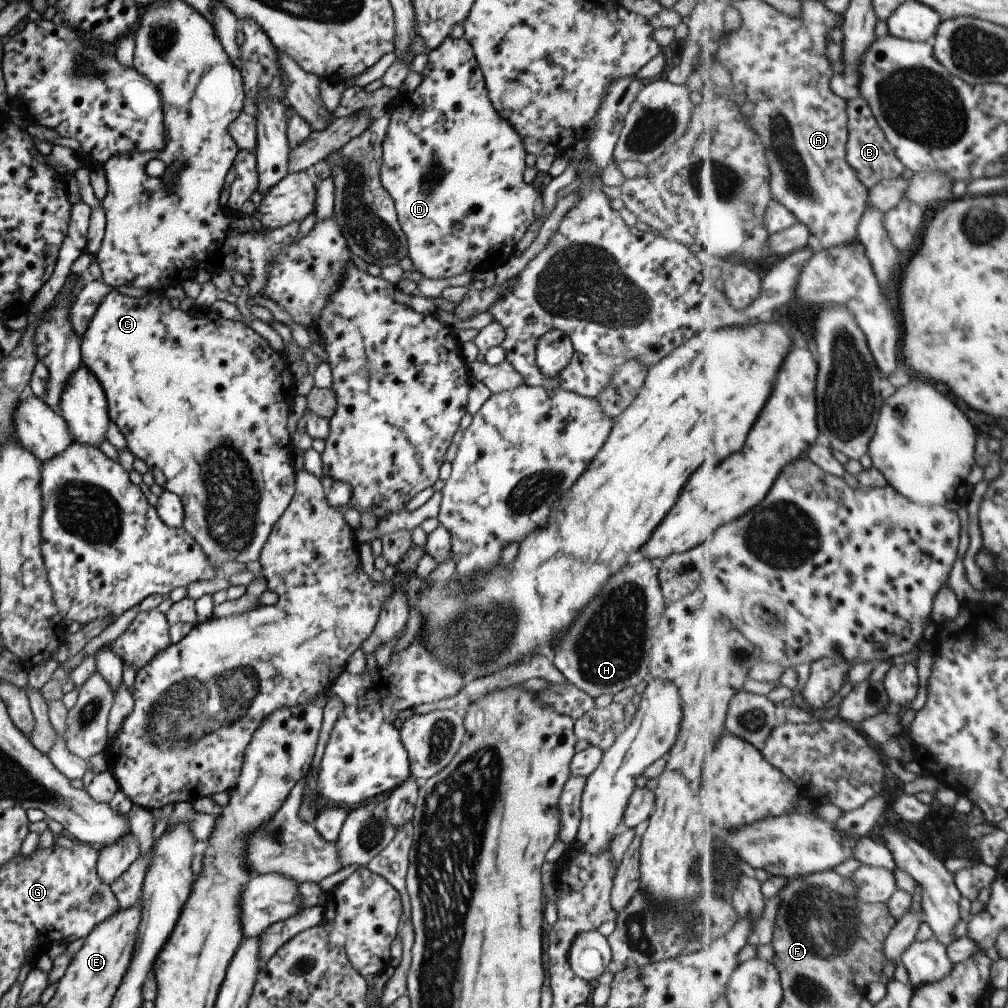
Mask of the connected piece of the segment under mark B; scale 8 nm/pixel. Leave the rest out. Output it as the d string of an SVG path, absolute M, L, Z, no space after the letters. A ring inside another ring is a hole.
M858 96L848 101L848 118L850 141L847 143L847 160L857 170L859 180L870 190L884 180L901 177L906 166L899 160L875 116L874 109L869 106L865 98Z

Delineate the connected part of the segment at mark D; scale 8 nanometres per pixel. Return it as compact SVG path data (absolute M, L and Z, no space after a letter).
M447 36L426 55L427 63L419 72L419 86L389 104L389 110L400 108L406 115L393 114L387 124L379 180L393 200L399 228L408 241L407 257L413 271L436 280L465 271L494 270L515 255L517 242L541 214L544 208L541 193L523 182L526 154L523 142L491 106L469 42L463 37Z

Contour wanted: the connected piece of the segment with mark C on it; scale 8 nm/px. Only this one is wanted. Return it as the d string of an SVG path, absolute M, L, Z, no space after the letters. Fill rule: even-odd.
M115 289L97 305L95 314L87 323L87 330L80 338L80 356L83 366L97 378L107 402L107 416L117 426L125 439L125 446L134 458L145 462L155 484L179 497L183 505L183 530L199 544L209 566L220 569L225 562L251 562L259 558L259 553L272 526L291 500L295 490L295 470L293 468L294 448L287 433L288 407L295 396L295 379L289 372L289 361L281 351L273 350L267 341L246 327L240 321L224 319L217 315L189 316L179 307L173 308L163 294L148 297L127 297Z

